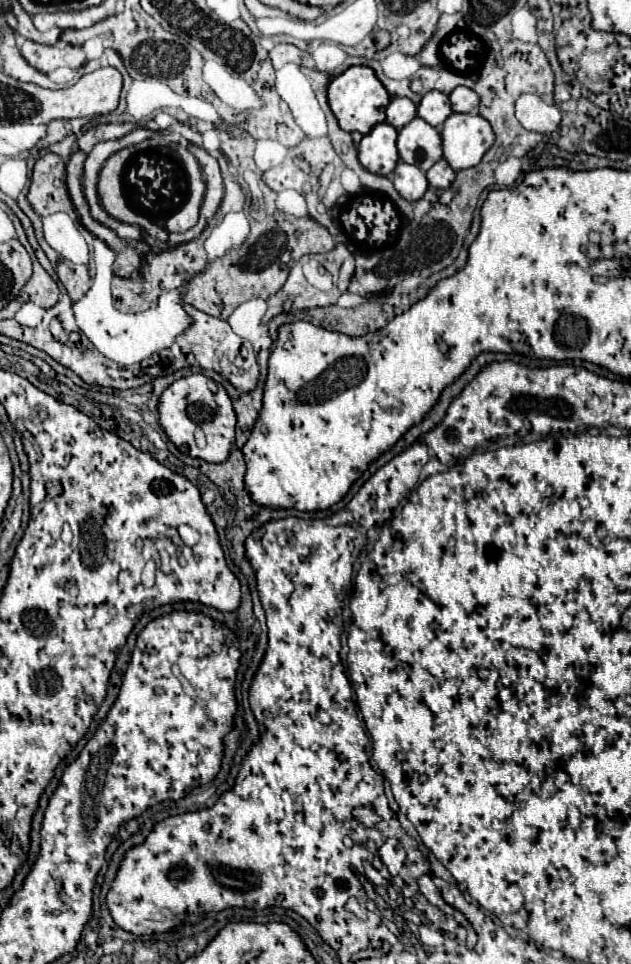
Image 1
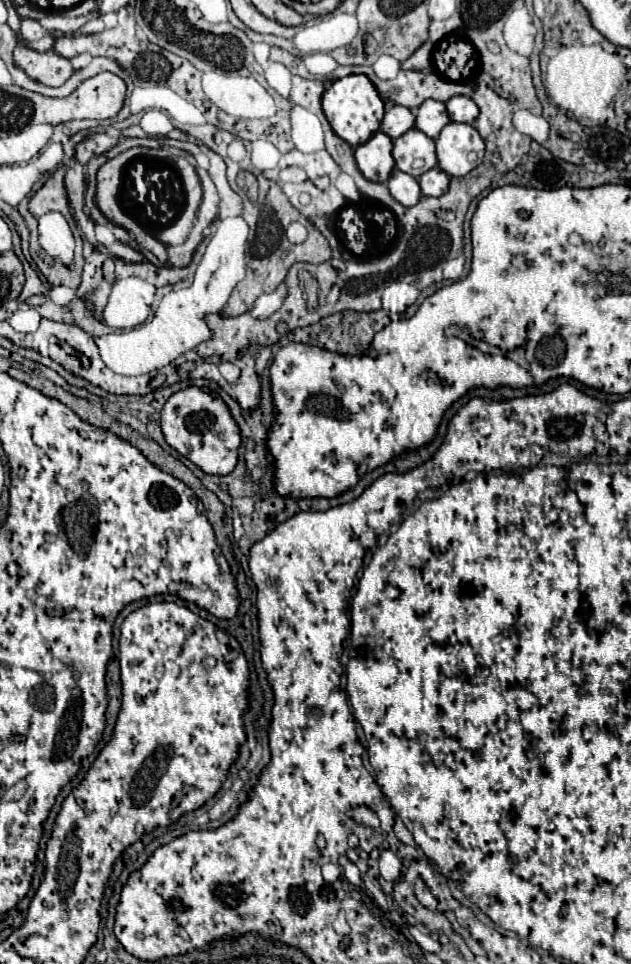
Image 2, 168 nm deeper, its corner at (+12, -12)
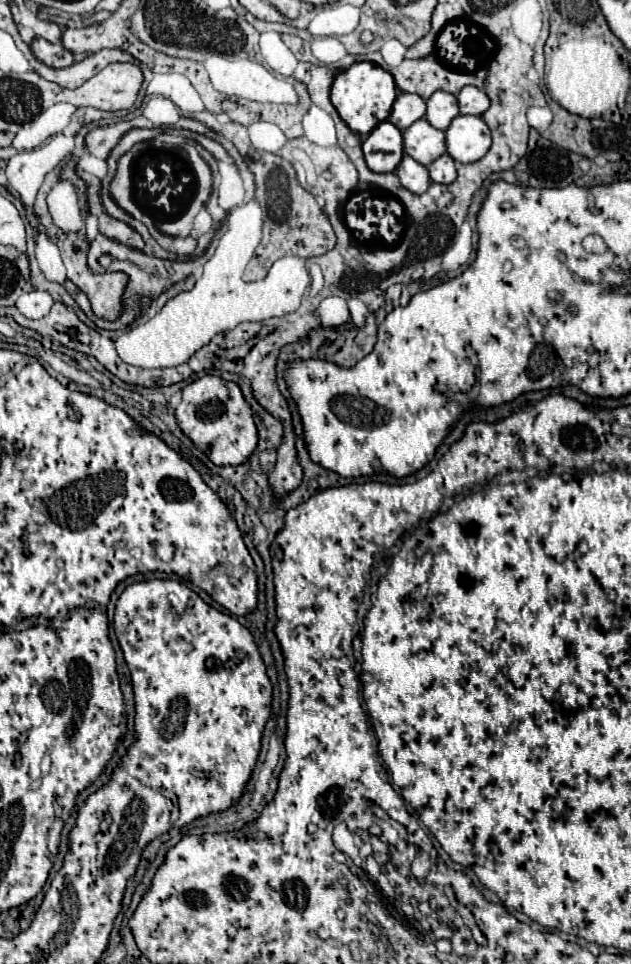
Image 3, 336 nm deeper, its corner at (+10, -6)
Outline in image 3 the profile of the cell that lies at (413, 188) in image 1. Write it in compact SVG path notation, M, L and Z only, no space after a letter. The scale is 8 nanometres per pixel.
M403 155L403 161L395 169L395 173L399 175L401 185L413 193L425 193L429 187L429 181L431 181L427 167L409 155Z

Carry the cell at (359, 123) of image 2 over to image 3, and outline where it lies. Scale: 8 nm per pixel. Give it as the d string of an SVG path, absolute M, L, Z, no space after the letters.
M369 61L353 63L349 69L337 73L331 89L331 101L337 113L349 125L349 129L353 129L359 135L371 133L381 121L385 121L391 115L395 97L397 97L397 87L395 87L393 75Z

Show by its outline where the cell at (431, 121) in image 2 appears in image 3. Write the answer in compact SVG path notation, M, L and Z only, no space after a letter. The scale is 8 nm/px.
M435 91L427 99L427 113L425 119L437 127L437 129L447 129L449 123L459 115L457 111L457 97L447 91Z

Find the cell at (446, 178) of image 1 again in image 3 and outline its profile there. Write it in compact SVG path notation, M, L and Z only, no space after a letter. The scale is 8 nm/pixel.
M441 155L437 161L433 161L429 165L429 175L431 175L431 181L435 183L453 183L455 177L457 177L457 171L455 171L455 161L451 155Z

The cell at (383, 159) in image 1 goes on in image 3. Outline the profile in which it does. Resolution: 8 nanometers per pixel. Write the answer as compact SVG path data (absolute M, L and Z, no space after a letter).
M379 123L363 143L363 153L367 167L375 173L391 173L401 163L403 157L403 137L401 131L389 123Z

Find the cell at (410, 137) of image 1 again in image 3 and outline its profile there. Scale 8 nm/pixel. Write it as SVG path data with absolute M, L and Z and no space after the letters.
M427 119L415 121L405 133L405 153L415 157L423 165L431 165L437 157L441 157L447 147L445 147L445 133L441 129L435 129Z

